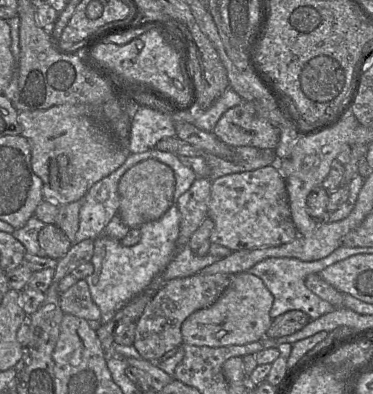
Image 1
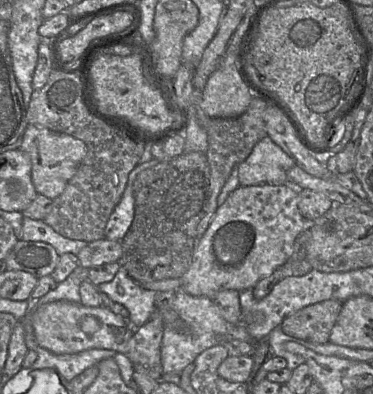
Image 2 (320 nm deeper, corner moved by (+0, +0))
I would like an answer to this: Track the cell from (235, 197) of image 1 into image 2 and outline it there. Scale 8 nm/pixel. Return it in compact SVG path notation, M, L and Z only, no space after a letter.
M259 184L239 186L217 209L204 234L196 243L191 262L179 278L183 291L195 297L213 296L222 290L253 289L261 279L271 275L291 256L296 238L307 227L299 211L299 191L294 186Z

